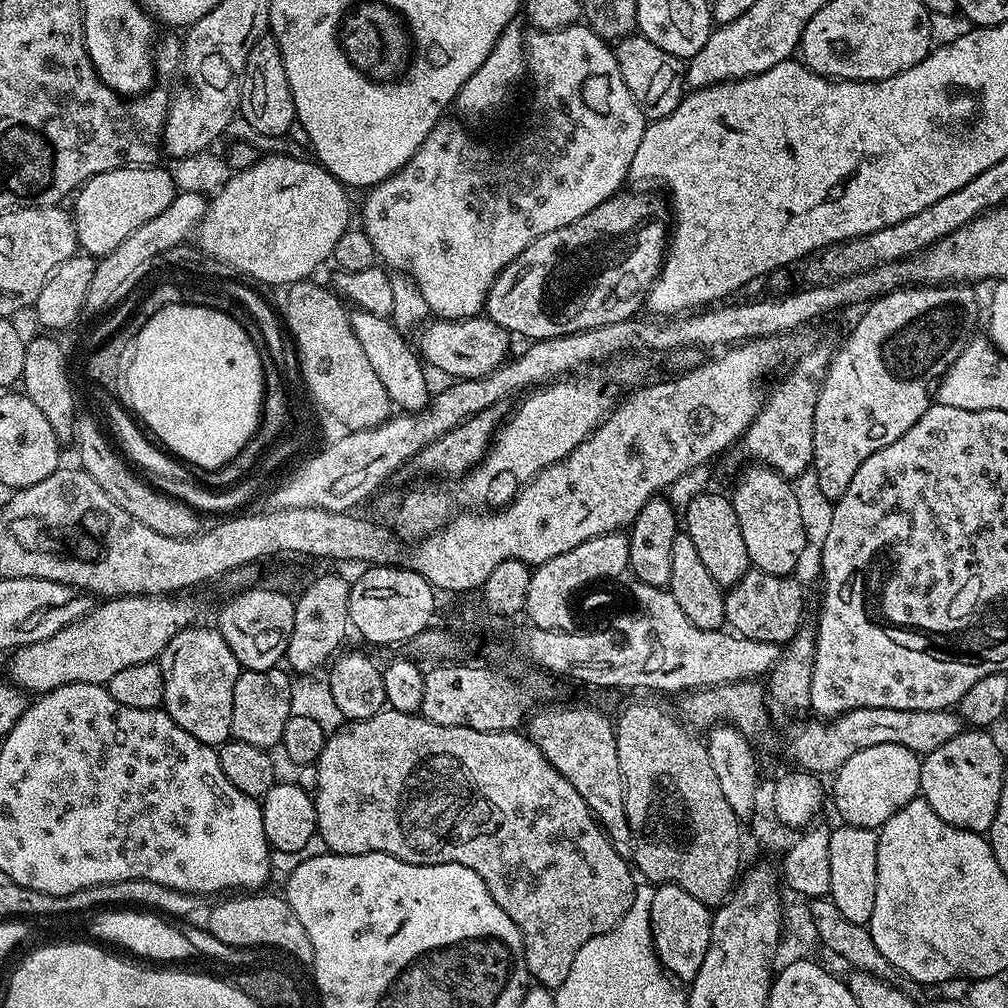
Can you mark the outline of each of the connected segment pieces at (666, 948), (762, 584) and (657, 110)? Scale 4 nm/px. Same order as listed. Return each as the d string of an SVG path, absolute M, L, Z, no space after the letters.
M660 884L654 887L654 902L650 902L652 941L661 966L677 981L690 982L698 974L702 958L706 958L706 950L710 947L712 917L709 905L686 894L682 886Z
M750 570L724 594L724 618L727 627L745 640L785 645L801 631L805 587L792 576L775 576Z
M639 34L624 37L614 51L618 70L622 70L622 82L634 94L634 102L638 102L645 121L666 118L680 105L686 95L686 64L681 57L662 50L662 46L654 46L650 38Z

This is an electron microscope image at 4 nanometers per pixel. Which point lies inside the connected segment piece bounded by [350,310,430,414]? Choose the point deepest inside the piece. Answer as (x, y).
(399, 367)

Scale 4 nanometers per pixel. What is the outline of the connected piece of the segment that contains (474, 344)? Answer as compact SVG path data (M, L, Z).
M487 315L471 316L465 320L433 319L419 329L420 344L418 352L425 365L437 368L440 372L456 380L482 378L490 374L498 365L503 364L508 352L510 334L498 322L488 319Z

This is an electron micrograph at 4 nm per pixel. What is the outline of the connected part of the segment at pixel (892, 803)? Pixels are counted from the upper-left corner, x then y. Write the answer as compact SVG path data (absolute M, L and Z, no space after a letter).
M883 743L877 746L866 747L851 755L834 774L834 804L844 824L850 824L856 828L871 828L878 830L889 820L902 806L909 803L919 795L921 780L921 757L904 746Z

